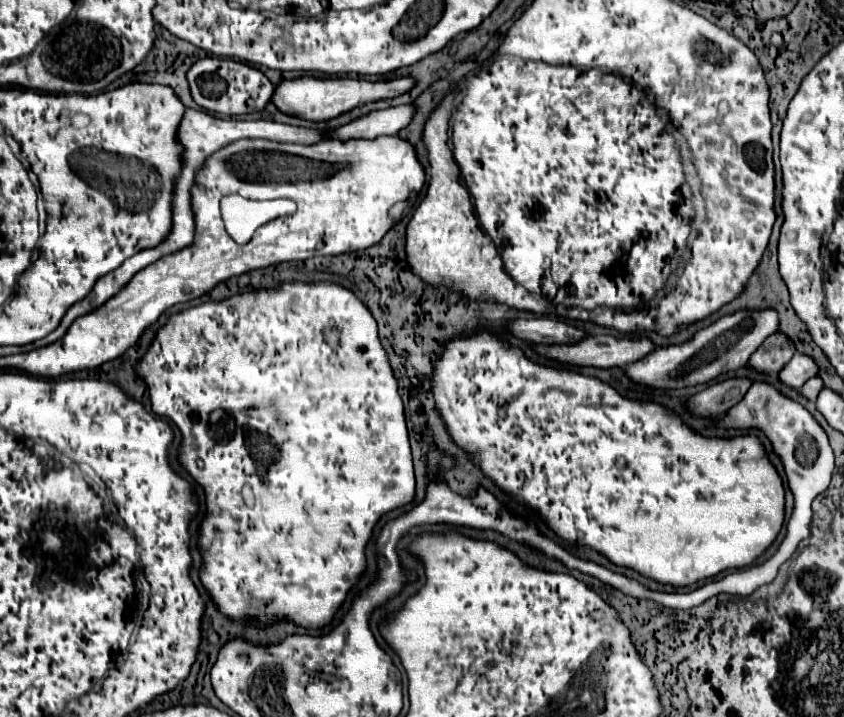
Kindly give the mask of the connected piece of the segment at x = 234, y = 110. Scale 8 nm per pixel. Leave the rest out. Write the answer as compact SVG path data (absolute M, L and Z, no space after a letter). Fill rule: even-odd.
M213 57L213 59L199 59L191 69L189 69L189 83L191 83L191 93L193 93L193 99L207 111L215 111L215 113L221 113L221 115L245 115L245 113L255 113L255 111L263 111L267 103L271 103L271 97L273 97L273 91L275 91L275 85L255 67L249 67L241 61L235 61L235 59L219 59L219 57ZM203 73L215 73L219 75L221 79L227 81L227 91L219 97L211 97L211 95L203 95L201 89L199 89L199 79Z

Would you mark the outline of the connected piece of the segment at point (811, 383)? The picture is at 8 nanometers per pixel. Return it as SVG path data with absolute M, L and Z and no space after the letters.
M813 377L813 379L809 379L809 381L801 387L801 393L803 393L809 401L815 401L821 389L823 389L823 381L821 381L821 377Z

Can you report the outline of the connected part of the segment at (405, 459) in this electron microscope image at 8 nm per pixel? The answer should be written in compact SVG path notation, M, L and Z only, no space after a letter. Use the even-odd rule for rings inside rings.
M283 281L271 289L239 293L221 301L207 301L179 311L177 315L169 317L163 327L159 327L151 345L147 347L147 353L143 355L143 359L137 361L135 375L147 385L155 415L171 419L181 431L181 445L177 449L181 467L205 491L205 517L201 519L197 529L197 547L203 561L199 579L205 591L215 601L219 613L223 613L227 619L243 625L255 625L257 629L271 627L279 621L291 621L301 629L323 629L325 625L333 623L335 613L347 599L347 593L357 585L359 577L367 569L365 549L367 543L373 539L377 521L389 511L415 501L415 471L405 425L403 399L399 395L399 385L393 369L389 365L389 355L383 349L377 331L379 329L373 313L351 289L333 281ZM327 327L341 331L337 343L329 343L323 337L323 329ZM271 445L279 447L279 455L269 467L267 459L271 453Z

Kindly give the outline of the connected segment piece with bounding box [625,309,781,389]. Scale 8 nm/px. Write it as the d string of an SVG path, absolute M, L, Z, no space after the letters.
M741 309L721 317L709 327L699 329L689 341L679 345L661 347L649 353L645 359L625 367L627 375L653 389L683 389L699 383L707 383L721 373L743 367L757 347L779 329L779 313L775 309Z

